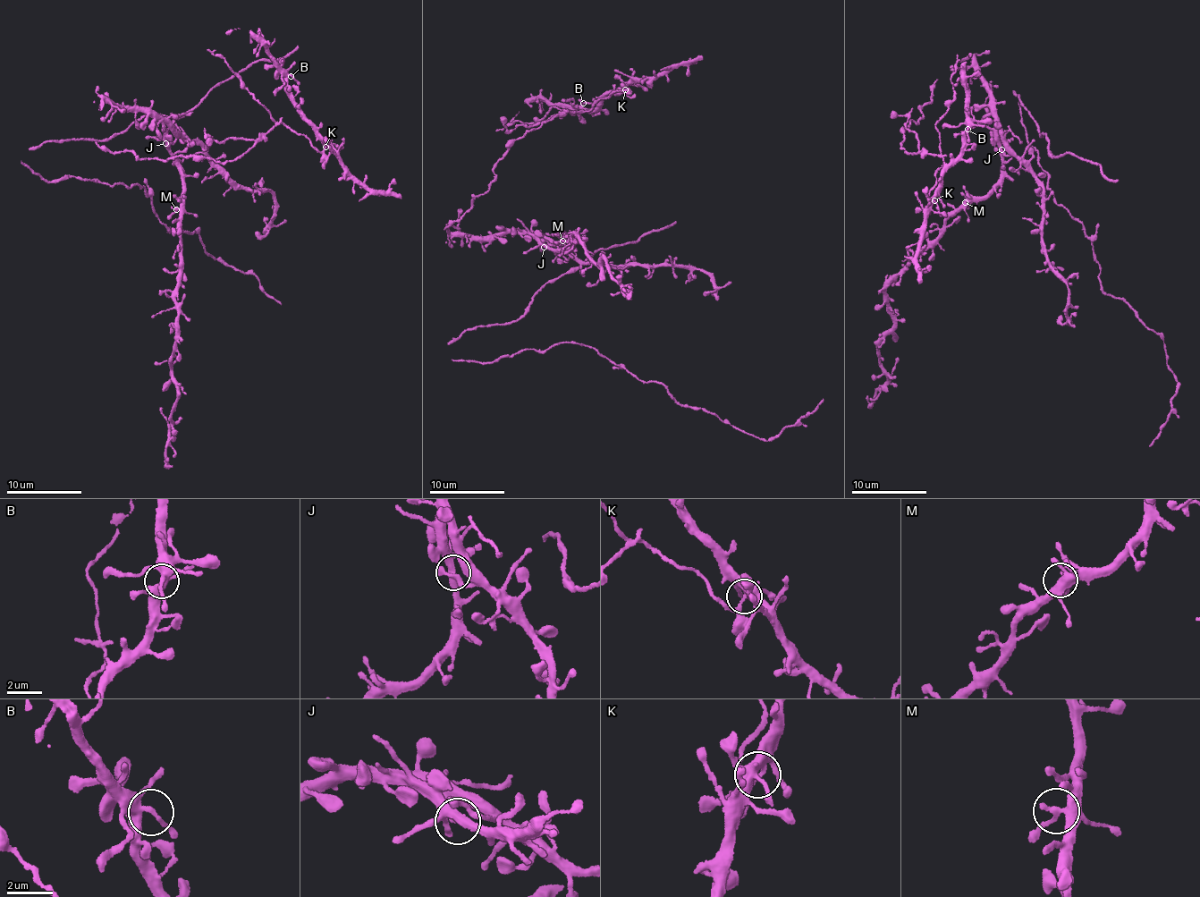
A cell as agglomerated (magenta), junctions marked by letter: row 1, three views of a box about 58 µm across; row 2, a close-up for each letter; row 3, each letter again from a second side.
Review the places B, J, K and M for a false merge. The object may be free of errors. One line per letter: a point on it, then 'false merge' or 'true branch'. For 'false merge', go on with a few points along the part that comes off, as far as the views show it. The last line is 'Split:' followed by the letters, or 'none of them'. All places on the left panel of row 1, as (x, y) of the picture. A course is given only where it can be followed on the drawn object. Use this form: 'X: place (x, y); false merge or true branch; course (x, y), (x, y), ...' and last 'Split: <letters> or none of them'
B: place (291, 76); true branch
J: place (165, 143); true branch
K: place (325, 147); false merge; course (325, 146), (317, 150), (281, 123), (220, 163), (139, 158), (96, 141)
M: place (176, 209); true branch
Split: K

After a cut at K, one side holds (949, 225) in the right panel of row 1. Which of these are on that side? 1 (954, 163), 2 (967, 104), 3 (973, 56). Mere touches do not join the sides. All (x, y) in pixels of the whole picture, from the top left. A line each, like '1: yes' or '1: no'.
1: yes
2: yes
3: yes

